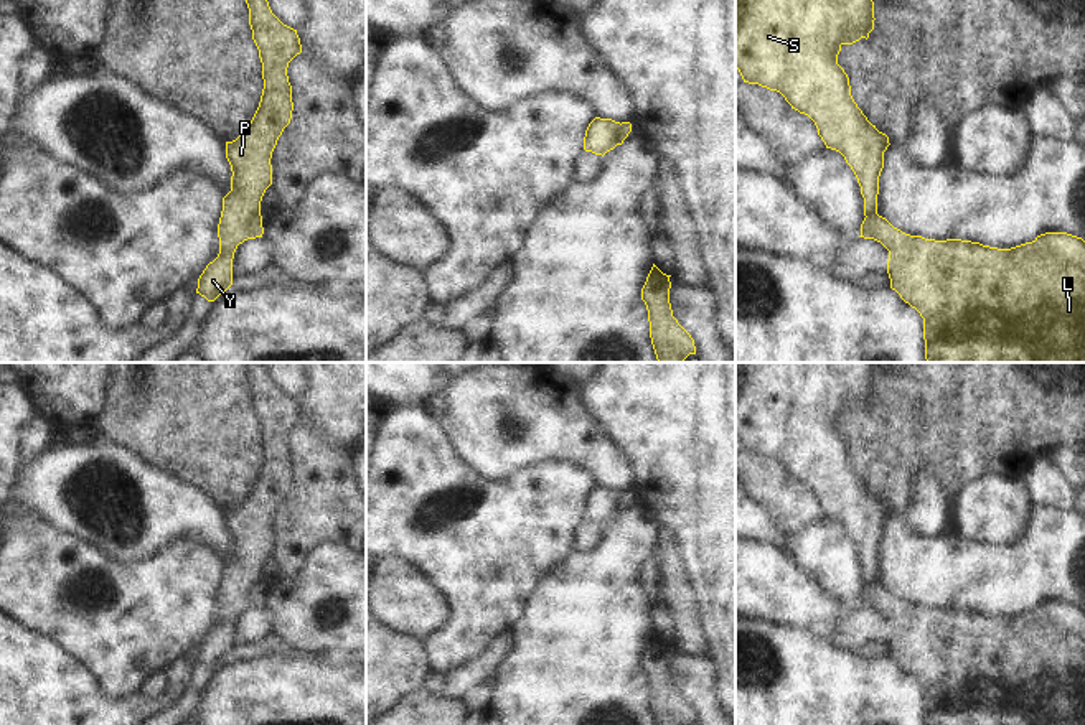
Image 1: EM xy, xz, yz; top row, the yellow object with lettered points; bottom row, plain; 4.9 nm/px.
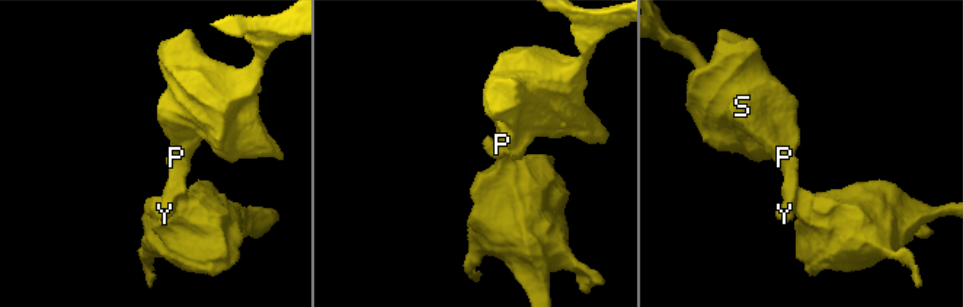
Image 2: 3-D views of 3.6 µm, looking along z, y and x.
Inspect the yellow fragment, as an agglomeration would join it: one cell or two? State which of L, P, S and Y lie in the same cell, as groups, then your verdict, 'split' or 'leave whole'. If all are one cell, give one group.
groups L / P S Y; split

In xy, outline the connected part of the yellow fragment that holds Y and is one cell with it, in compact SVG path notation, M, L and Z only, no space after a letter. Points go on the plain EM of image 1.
M247 362L246 372L262 432L264 458L247 498L236 509L226 511L232 545L218 593L219 623L200 644L196 657L208 671L214 671L232 654L234 621L251 608L249 590L261 585L262 565L272 554L272 521L294 479L287 437L302 422L297 399L272 382L265 364Z

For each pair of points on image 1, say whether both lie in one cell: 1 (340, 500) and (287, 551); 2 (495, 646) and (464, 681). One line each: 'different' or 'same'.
1: same
2: same

